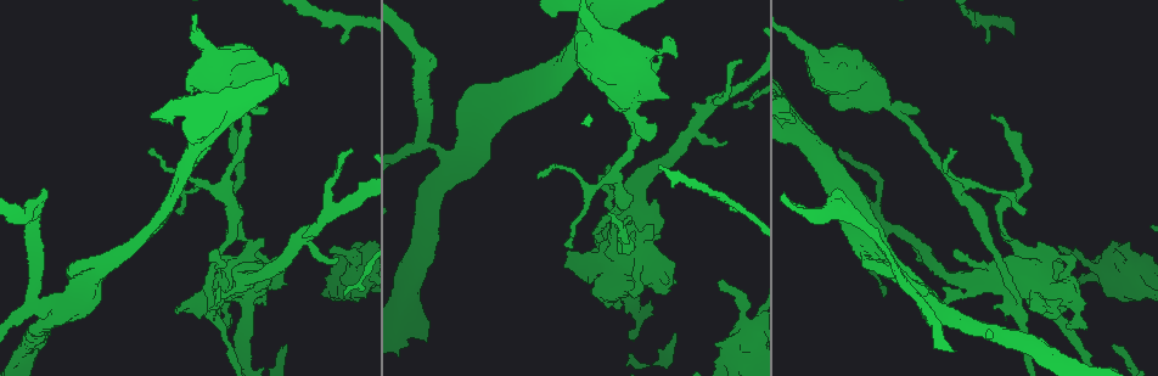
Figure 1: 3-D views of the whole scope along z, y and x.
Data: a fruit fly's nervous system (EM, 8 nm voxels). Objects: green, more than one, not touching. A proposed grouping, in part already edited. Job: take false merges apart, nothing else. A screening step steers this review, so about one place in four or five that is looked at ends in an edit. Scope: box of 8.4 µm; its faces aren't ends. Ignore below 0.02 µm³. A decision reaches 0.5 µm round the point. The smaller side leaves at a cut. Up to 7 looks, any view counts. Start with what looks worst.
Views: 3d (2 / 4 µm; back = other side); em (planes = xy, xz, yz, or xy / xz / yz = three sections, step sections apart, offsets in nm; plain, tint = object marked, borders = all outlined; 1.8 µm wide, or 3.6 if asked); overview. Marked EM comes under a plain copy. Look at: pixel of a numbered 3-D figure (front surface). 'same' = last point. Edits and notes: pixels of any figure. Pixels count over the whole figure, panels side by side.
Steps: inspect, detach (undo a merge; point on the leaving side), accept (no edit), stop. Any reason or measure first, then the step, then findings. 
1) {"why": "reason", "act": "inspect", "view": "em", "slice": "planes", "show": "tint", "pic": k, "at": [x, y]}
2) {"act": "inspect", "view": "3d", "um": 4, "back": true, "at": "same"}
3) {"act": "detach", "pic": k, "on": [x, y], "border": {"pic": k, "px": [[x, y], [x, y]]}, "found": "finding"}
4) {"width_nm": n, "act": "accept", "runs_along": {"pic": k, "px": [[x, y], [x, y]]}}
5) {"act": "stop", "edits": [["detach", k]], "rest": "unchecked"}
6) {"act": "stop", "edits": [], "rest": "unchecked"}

{"why": "arms run side by side", "act": "inspect", "view": "em", "slice": "xz", "step": 8, "show": "tint", "pic": 1, "at": [356, 269]}

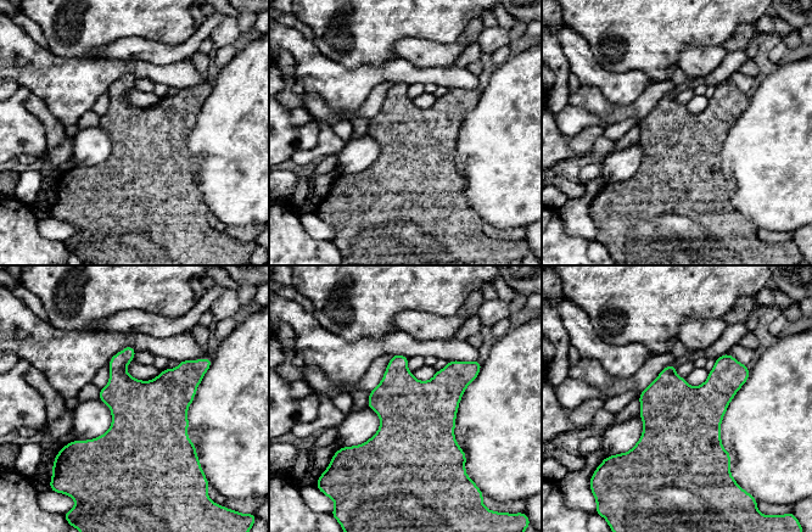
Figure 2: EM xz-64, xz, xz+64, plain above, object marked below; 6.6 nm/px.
{"why": "another direction", "act": "inspect", "view": "em", "slice": "planes", "show": "tint", "at": "same"}

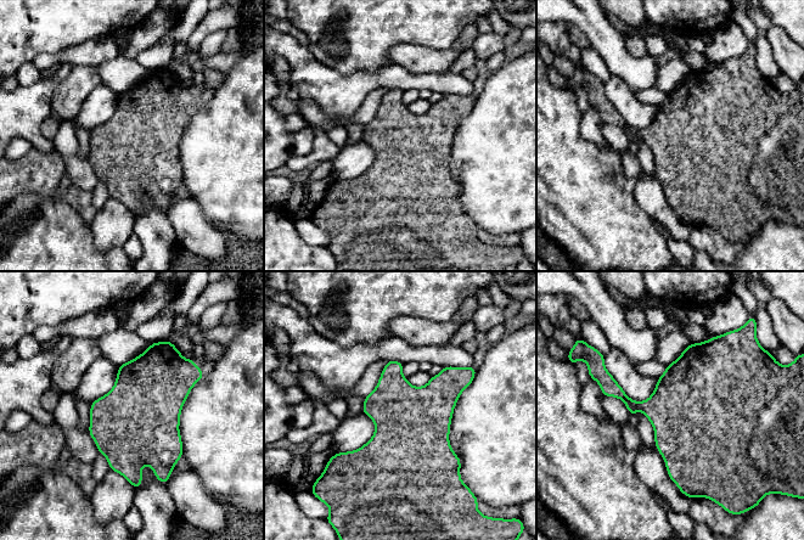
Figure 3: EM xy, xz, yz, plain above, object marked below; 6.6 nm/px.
{"act": "accept", "found": "continuous, no second neuron"}

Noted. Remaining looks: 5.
{"why": "calibre changes", "act": "inspect", "view": "3d", "um": 4, "pic": 1, "at": [631, 117]}

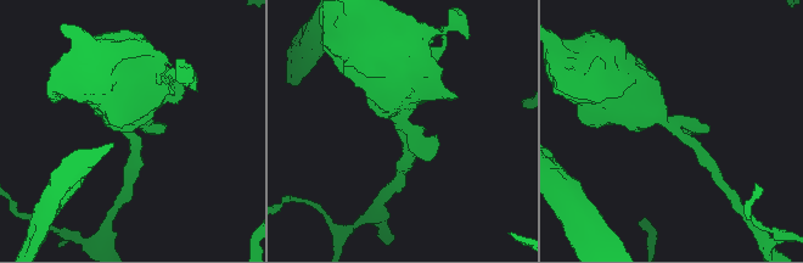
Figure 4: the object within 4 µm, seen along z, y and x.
{"act": "inspect", "view": "em", "um": 3.6, "slice": "planes", "show": "borders", "pic": 4, "at": [671, 128]}

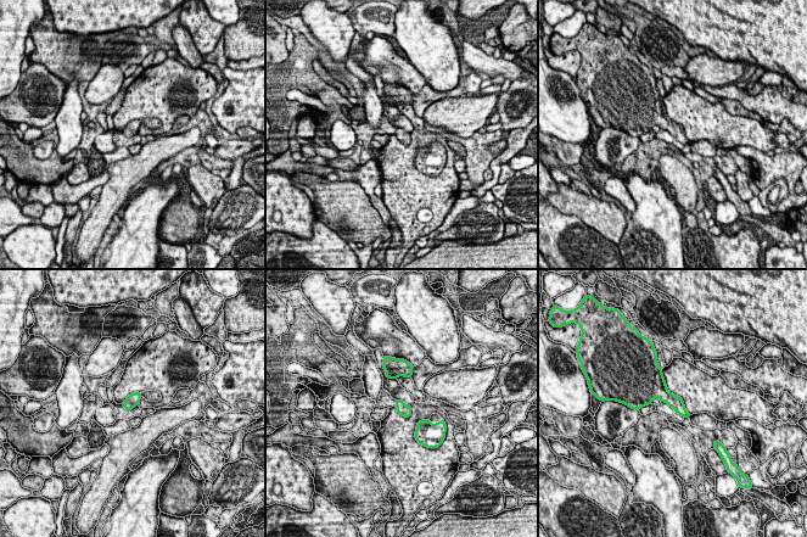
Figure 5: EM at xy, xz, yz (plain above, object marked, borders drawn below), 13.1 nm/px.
{"width_nm": 160, "act": "accept", "found": "all the same neuron"}

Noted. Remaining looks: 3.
{"why": "three arms meet", "act": "inspect", "view": "em", "slice": "planes", "show": "tint", "pic": 1, "at": [422, 141]}

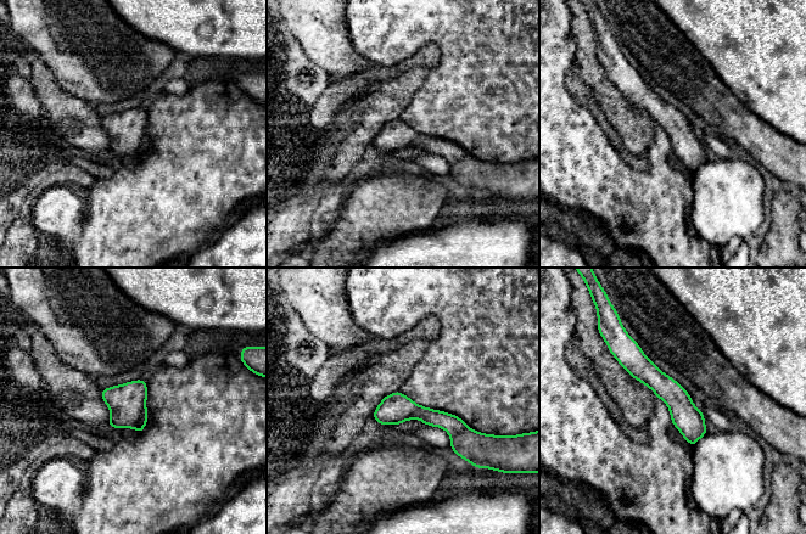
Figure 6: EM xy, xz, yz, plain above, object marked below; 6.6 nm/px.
{"width_nm": 200, "act": "detach", "pic": 6, "on": [453, 425], "border": {"pic": 6, "px": [[468, 427], [451, 437]]}, "found": "a second neuron is stuck on"}

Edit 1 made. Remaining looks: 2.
{"act": "stop", "edits": [["detach", 6]], "rest": "unchecked"}

